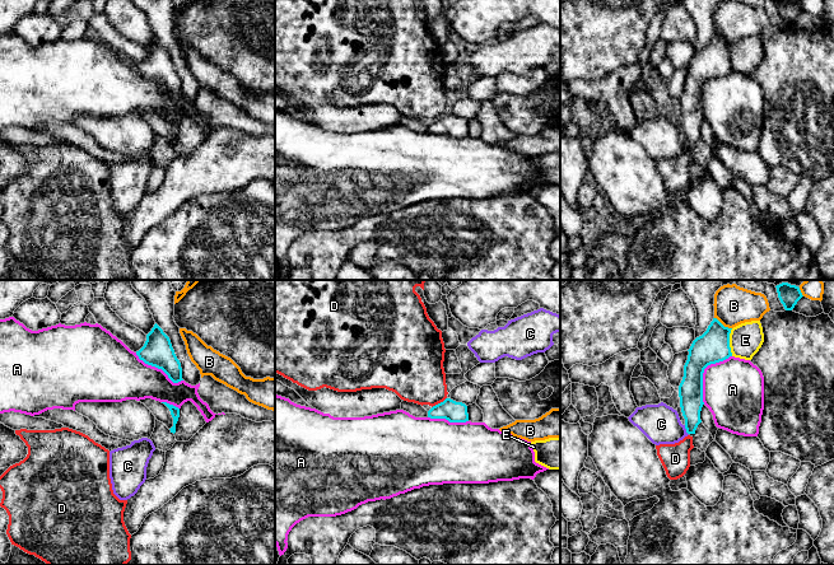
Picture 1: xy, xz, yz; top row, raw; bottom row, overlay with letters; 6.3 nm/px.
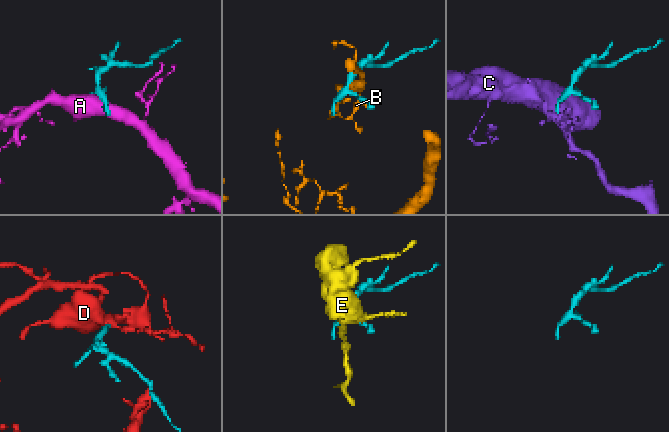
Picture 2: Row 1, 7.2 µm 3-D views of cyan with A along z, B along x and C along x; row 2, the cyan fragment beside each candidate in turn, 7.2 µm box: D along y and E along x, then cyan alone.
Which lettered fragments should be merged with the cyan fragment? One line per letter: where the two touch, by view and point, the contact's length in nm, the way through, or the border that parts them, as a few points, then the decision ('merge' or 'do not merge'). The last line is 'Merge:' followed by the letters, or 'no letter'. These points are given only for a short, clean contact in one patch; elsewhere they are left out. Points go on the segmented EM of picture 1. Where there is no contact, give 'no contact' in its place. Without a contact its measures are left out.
A: contact yz (703, 372); length 360 nm; do not merge
B: contact yz (722, 325); length 130 nm; do not merge
C: contact yz (686, 430); length 70 nm; border yz (684, 425), (688, 434); do not merge
D: contact xz (438, 404); length 120 nm; merge
E: contact yz (728, 342); length 180 nm; do not merge
Merge: D

